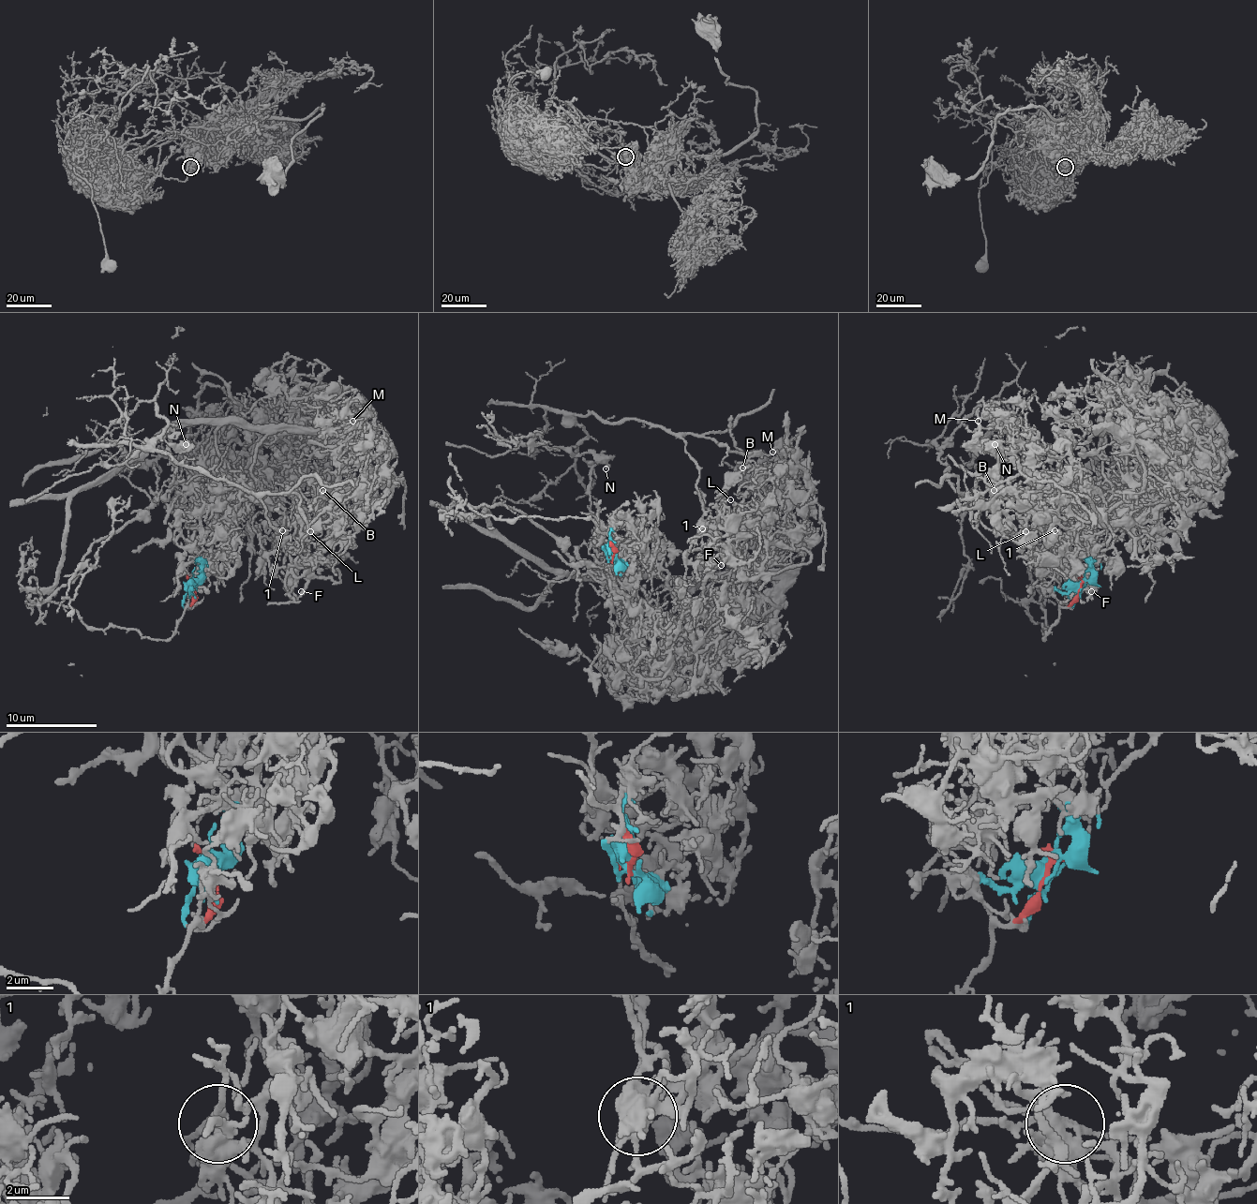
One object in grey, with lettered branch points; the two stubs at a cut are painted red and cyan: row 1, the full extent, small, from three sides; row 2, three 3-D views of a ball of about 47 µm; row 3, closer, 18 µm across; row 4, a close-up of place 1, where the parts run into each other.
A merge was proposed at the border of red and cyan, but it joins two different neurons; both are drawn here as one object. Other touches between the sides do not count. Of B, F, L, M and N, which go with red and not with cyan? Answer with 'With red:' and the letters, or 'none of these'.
With red: none of these

